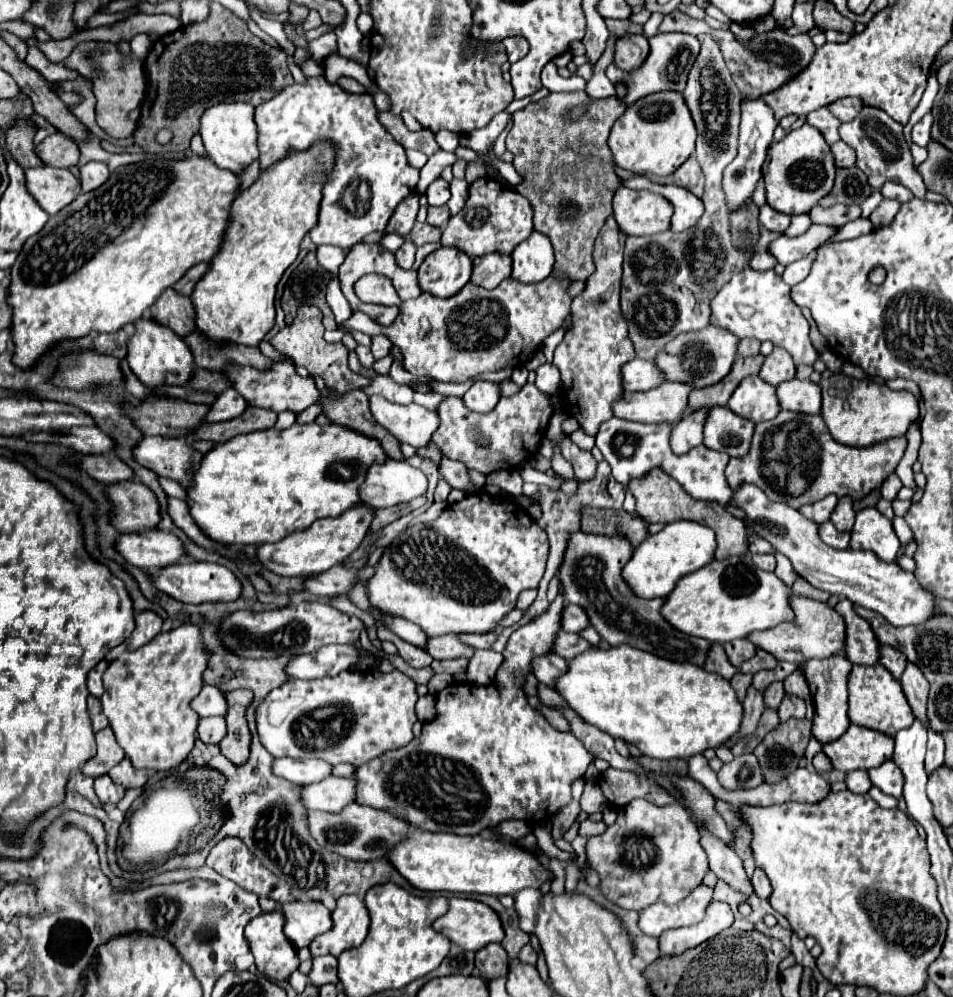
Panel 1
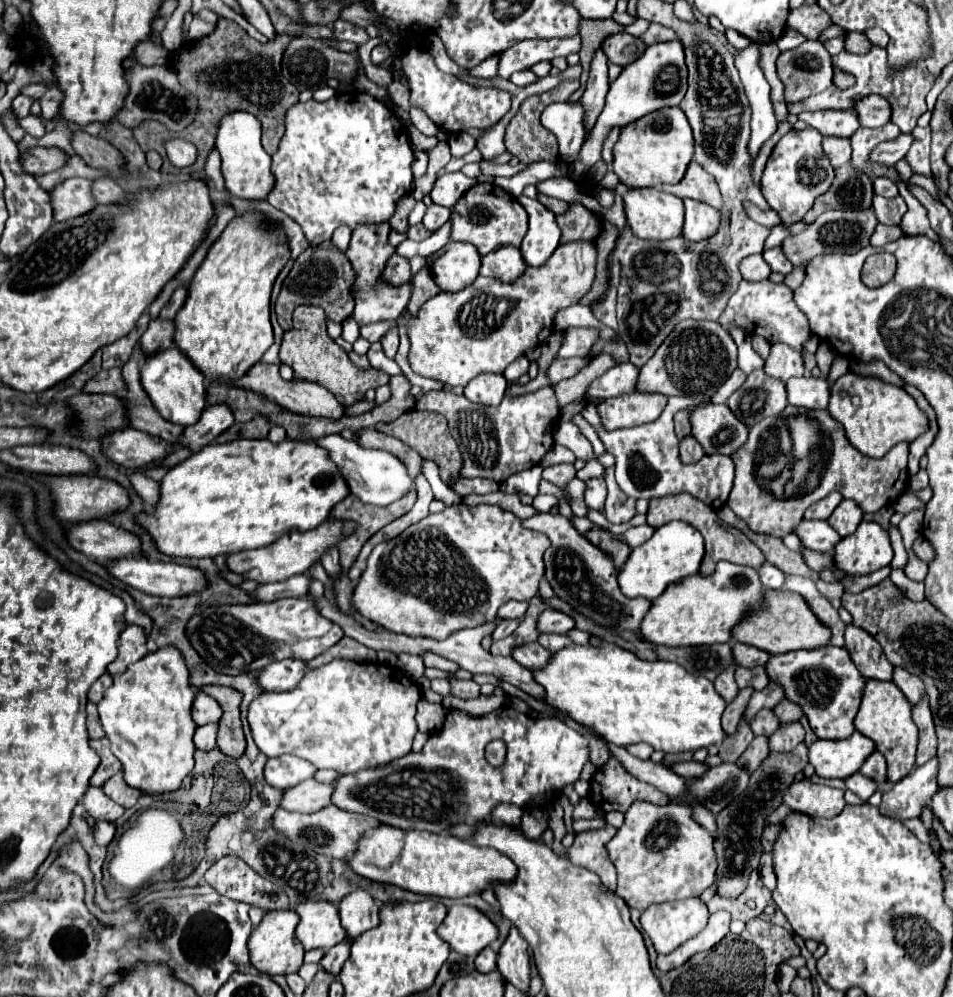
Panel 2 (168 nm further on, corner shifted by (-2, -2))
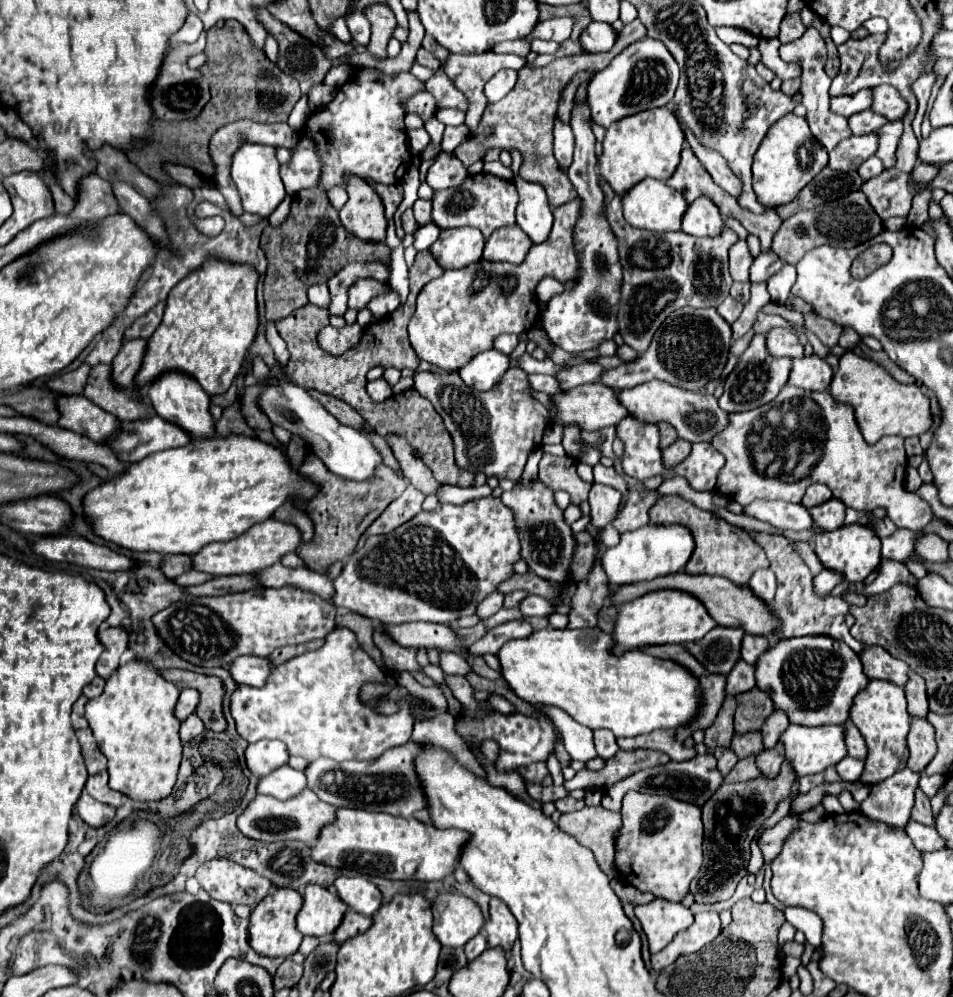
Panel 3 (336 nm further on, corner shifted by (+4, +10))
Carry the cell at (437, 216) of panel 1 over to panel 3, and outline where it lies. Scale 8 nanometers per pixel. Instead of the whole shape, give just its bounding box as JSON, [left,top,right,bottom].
[414,198,432,226]

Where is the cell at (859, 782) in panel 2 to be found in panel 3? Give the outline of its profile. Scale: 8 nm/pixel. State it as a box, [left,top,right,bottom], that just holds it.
[836,756,864,784]

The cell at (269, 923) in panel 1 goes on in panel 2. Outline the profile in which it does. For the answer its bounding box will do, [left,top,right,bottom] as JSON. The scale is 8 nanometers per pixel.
[248,910,304,976]

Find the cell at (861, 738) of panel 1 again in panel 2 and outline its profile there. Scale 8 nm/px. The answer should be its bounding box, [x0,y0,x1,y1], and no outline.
[808,732,874,778]

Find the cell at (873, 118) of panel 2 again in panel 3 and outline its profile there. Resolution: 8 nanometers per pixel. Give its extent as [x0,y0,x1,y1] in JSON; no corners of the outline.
[870,86,908,120]

